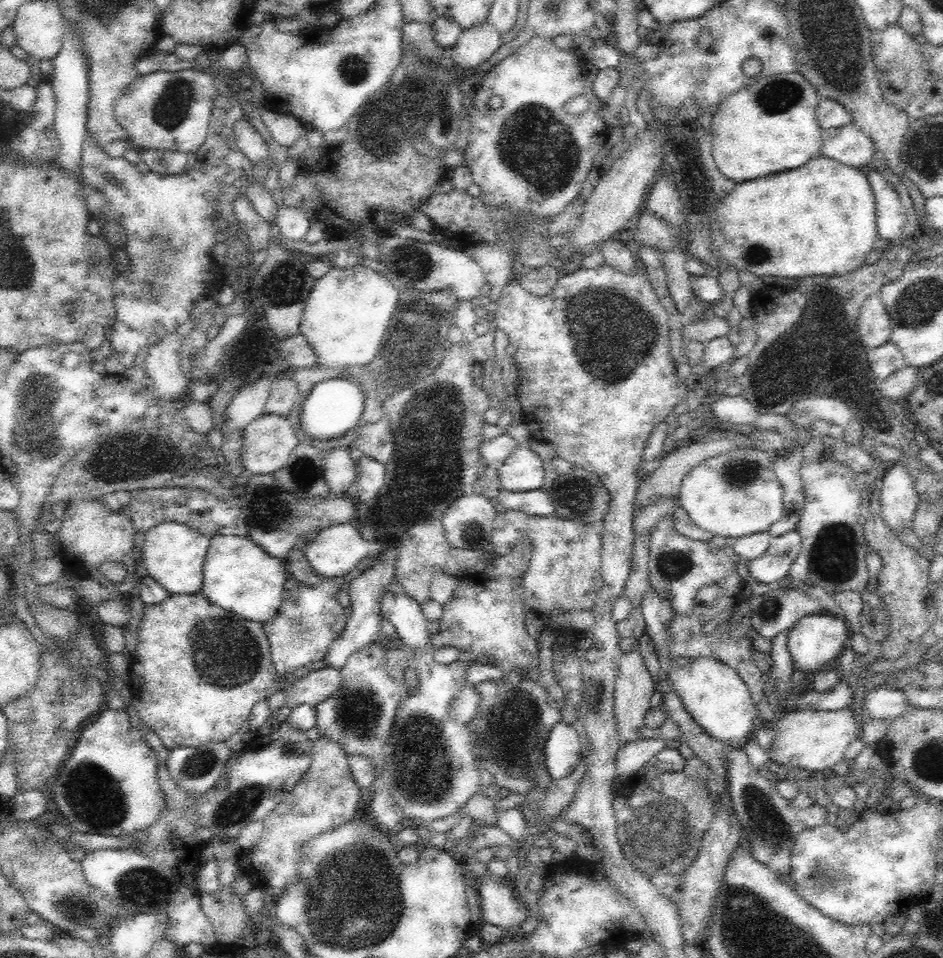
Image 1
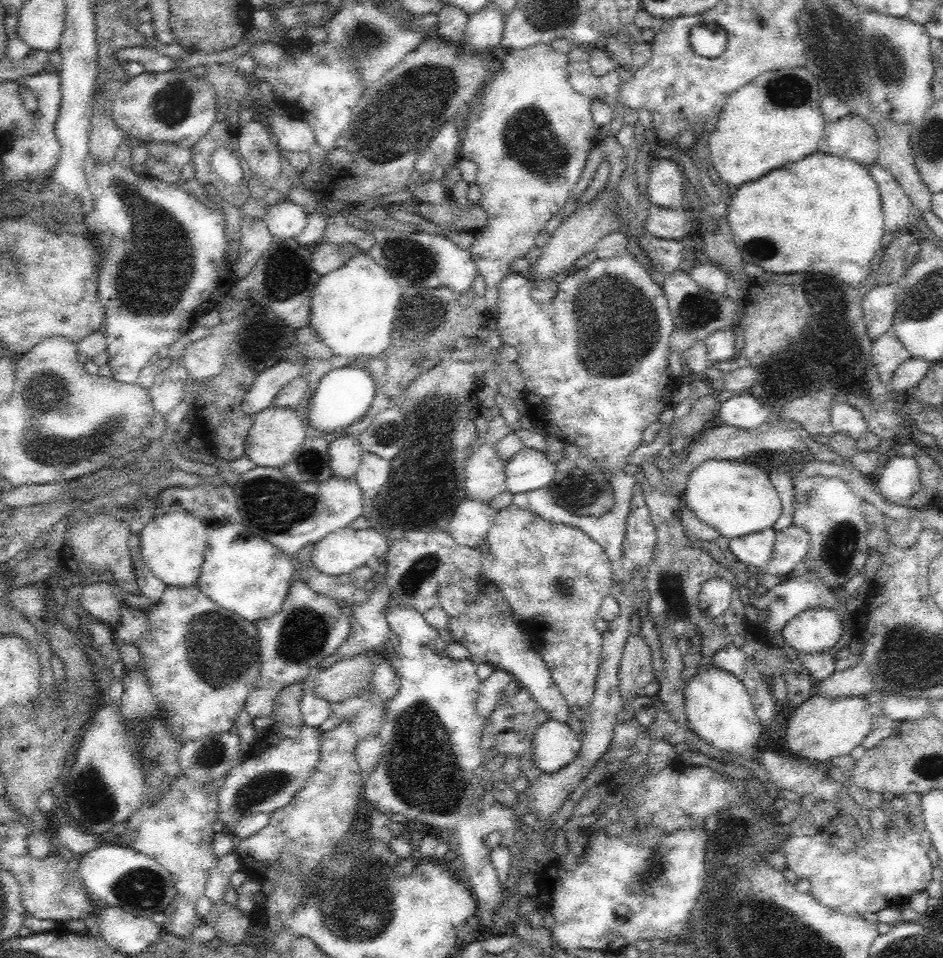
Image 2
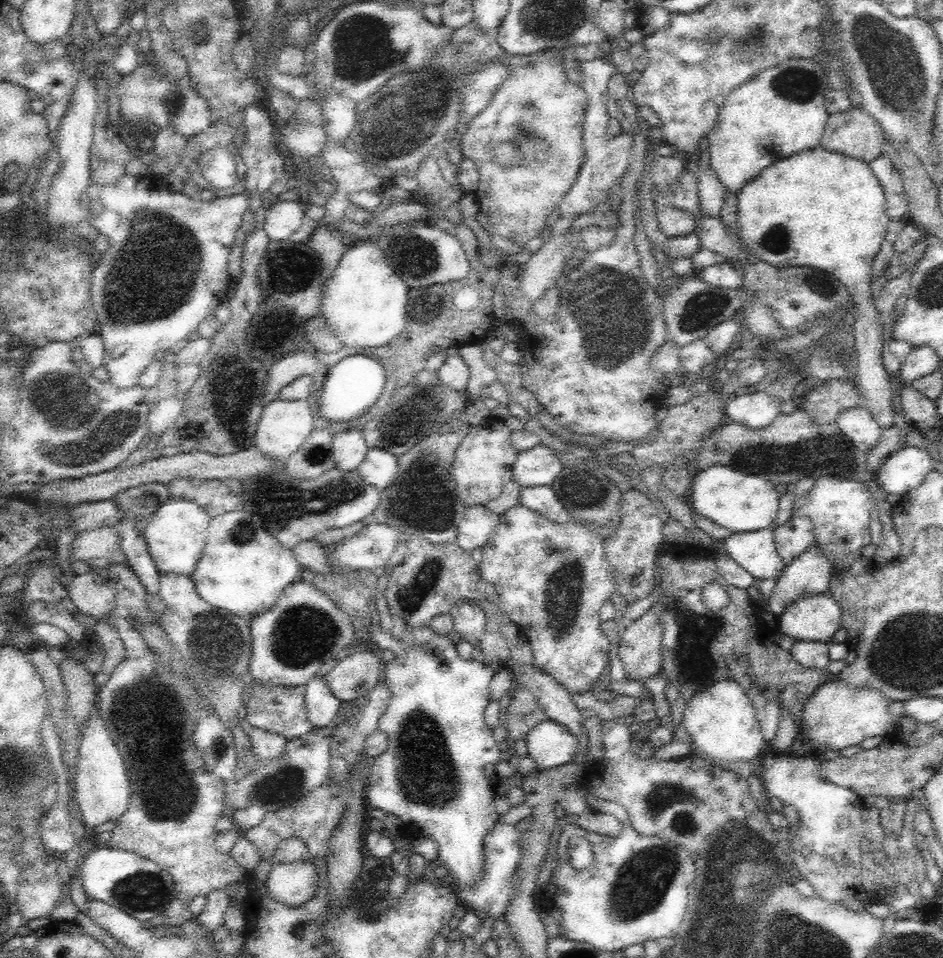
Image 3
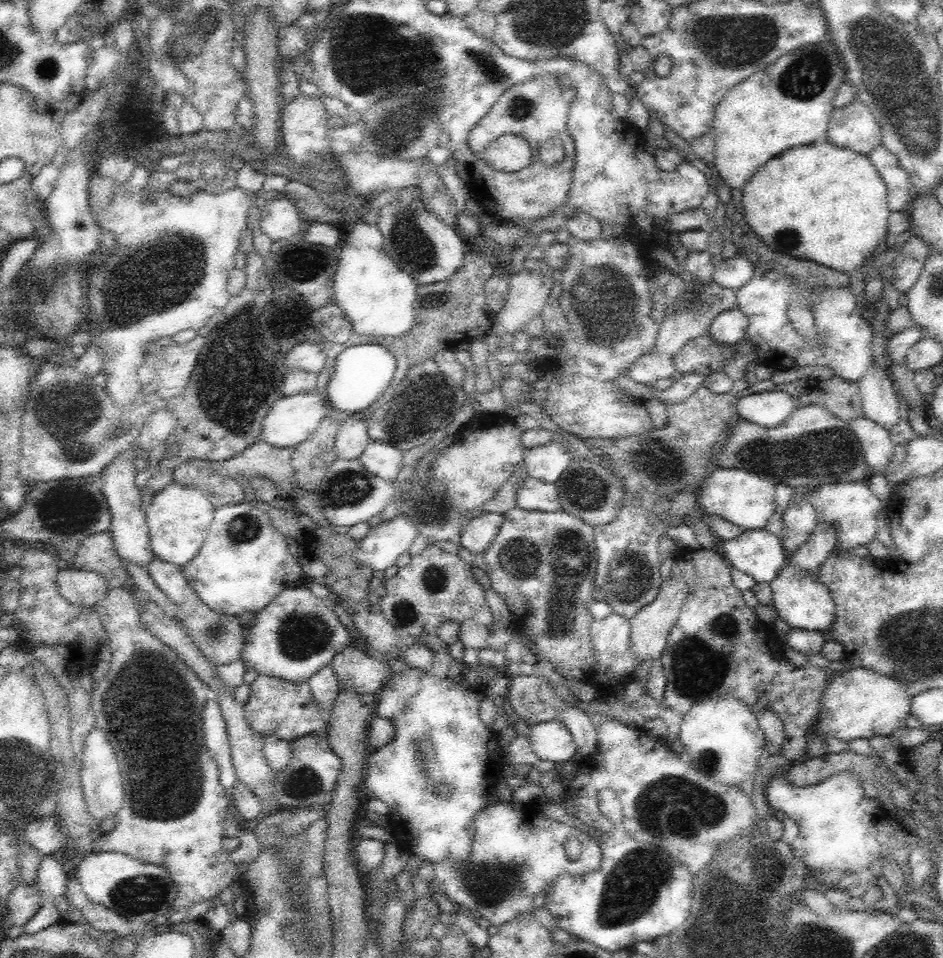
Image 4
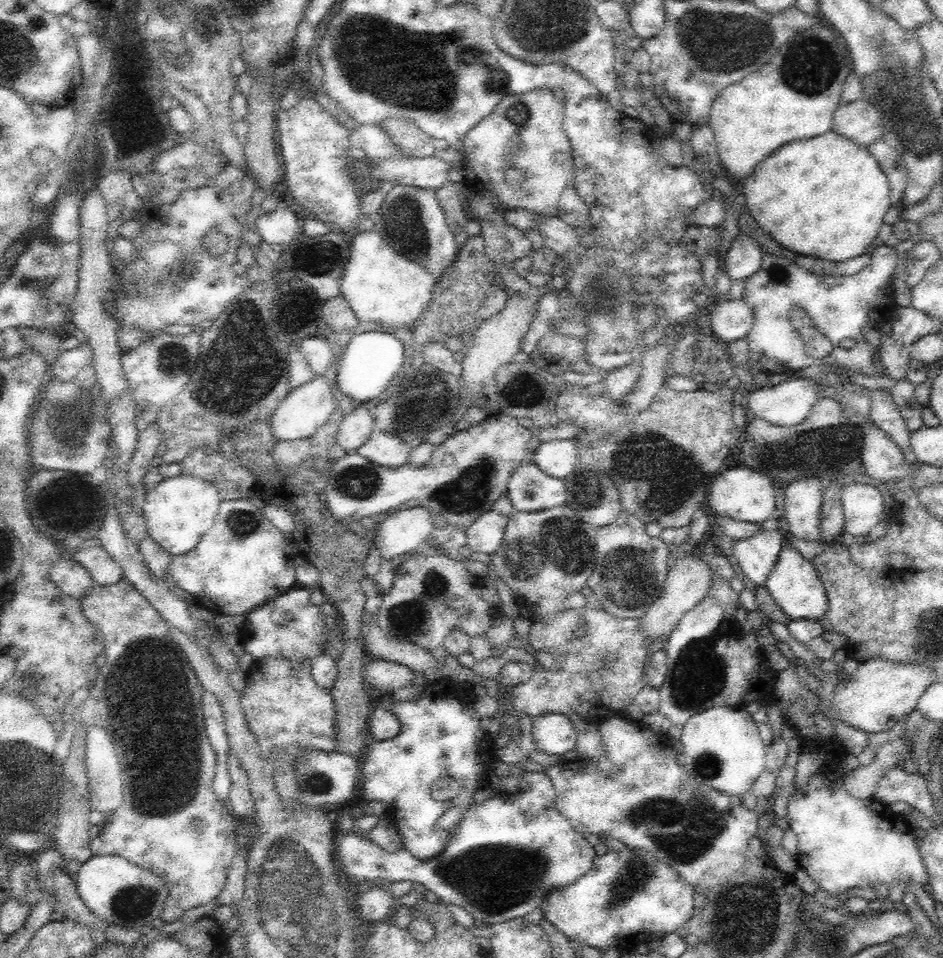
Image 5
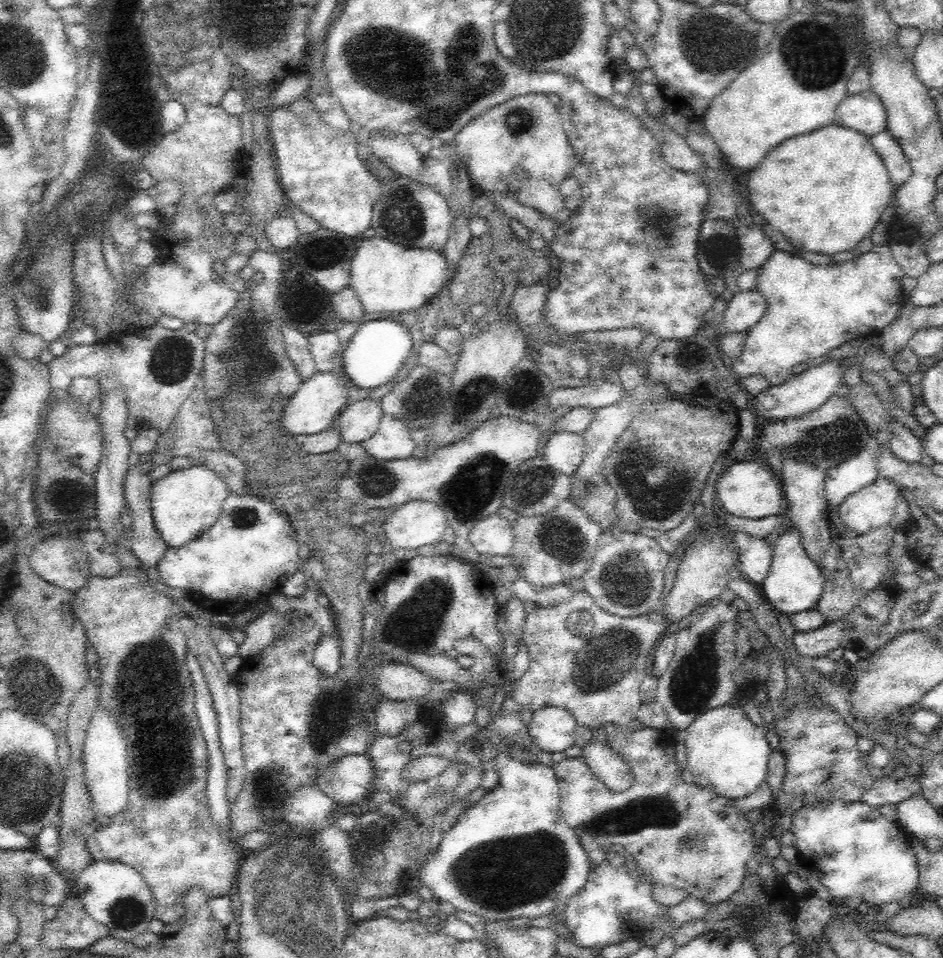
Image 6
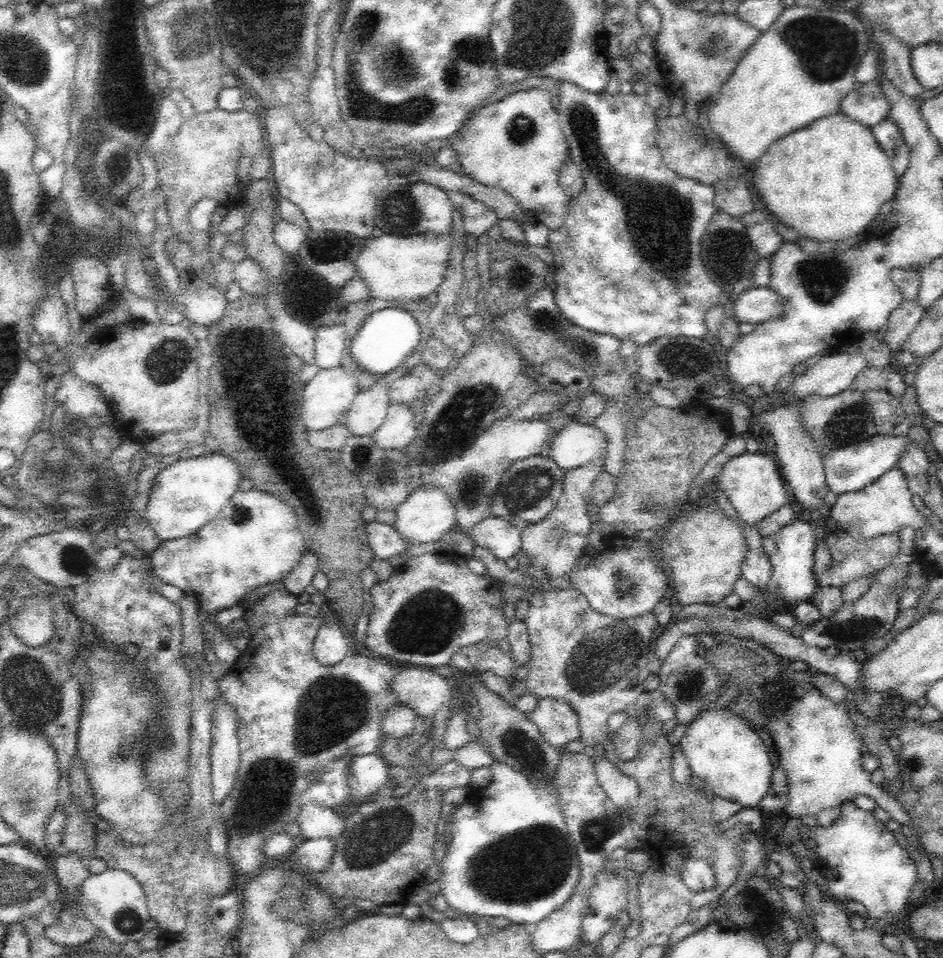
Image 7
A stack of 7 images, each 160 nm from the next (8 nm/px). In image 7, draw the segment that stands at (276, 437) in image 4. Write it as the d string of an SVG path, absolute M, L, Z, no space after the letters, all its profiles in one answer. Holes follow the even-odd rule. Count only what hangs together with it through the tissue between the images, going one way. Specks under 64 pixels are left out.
M343 366L330 368L329 370L320 369L313 380L302 387L302 422L308 430L323 431L342 421L350 403L359 393L359 371L348 372Z

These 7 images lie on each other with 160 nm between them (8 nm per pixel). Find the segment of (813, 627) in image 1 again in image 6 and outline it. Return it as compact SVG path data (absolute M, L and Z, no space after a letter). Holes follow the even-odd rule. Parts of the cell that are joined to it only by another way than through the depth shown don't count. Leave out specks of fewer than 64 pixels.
M791 528L780 532L773 542L770 570L759 586L762 596L772 608L786 615L816 609L825 582L826 578L819 565L807 556L798 531Z

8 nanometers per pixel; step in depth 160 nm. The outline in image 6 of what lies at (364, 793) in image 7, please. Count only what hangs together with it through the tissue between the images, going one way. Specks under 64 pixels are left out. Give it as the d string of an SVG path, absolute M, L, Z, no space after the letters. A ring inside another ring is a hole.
M349 754L330 761L318 772L317 788L336 806L368 802L373 793L375 776L370 757Z

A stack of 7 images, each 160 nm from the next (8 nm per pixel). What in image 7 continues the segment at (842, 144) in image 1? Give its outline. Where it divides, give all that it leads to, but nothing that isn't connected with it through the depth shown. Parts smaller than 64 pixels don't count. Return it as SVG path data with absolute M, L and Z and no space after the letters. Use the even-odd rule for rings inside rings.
M880 80L869 83L856 81L842 99L839 112L856 123L872 128L887 119L890 109L890 101L880 88Z

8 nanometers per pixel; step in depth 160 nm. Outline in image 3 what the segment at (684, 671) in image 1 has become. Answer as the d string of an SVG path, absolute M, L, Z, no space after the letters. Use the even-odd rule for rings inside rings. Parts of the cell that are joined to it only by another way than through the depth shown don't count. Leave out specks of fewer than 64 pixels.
M734 678L716 680L694 692L687 701L681 724L692 739L693 752L712 758L716 766L722 768L731 762L749 762L761 754L762 746L766 744L747 691Z

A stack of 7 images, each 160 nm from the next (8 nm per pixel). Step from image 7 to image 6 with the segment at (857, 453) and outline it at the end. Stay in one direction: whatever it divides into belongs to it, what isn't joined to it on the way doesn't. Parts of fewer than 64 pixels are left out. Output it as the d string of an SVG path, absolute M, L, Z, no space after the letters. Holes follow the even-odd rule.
M874 445L861 450L843 463L827 468L824 496L828 501L828 508L838 508L845 498L873 483L878 477L878 453Z

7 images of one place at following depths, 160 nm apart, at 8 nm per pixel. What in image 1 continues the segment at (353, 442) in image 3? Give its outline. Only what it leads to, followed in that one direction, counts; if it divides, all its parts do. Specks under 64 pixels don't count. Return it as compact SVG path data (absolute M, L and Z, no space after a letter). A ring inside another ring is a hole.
M334 448L332 452L328 452L324 456L323 474L328 490L336 496L348 496L348 490L352 488L352 484L356 481L356 464L352 458L350 458L350 452L346 448Z

